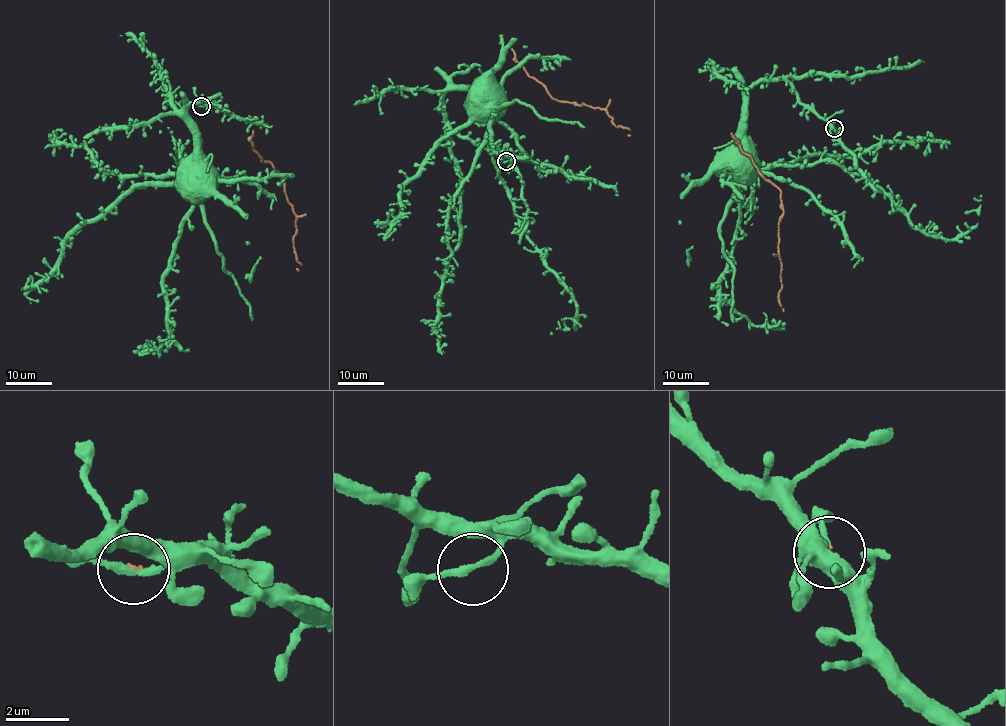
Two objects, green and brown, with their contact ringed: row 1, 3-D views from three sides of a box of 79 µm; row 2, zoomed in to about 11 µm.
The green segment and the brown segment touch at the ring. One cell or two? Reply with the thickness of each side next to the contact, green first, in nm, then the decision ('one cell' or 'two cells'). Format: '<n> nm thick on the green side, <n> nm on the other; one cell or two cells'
220 nm thick on the green side, 60 nm on the other; two cells

